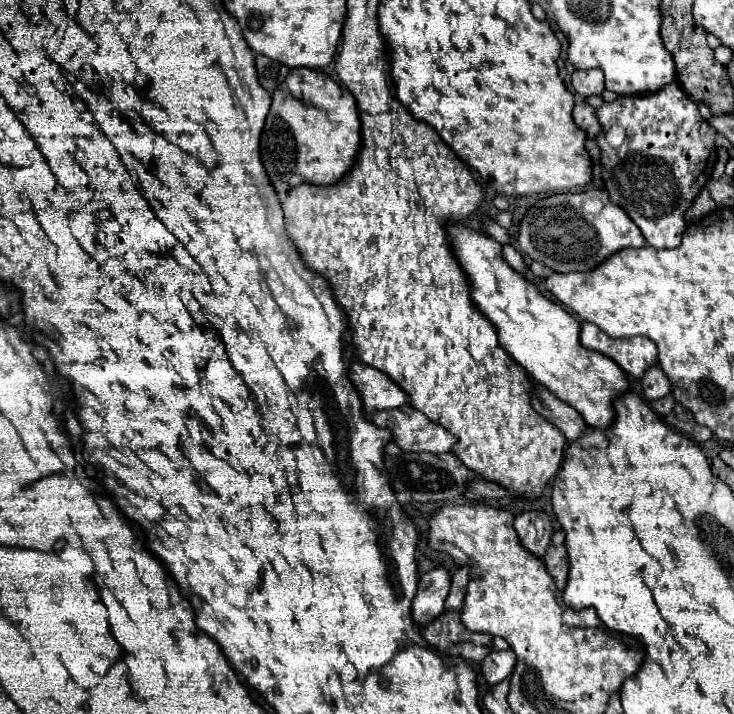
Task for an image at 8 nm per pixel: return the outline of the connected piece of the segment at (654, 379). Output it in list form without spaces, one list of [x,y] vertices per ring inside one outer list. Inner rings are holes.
[[[654,365],[650,367],[644,377],[642,377],[642,389],[644,389],[644,395],[648,401],[652,399],[660,399],[664,395],[670,393],[670,381],[666,377],[666,373],[662,371],[660,365]]]

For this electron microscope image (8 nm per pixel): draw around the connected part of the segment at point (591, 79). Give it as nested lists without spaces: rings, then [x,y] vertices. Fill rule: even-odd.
[[[586,69],[586,71],[574,71],[572,73],[572,85],[576,93],[590,97],[600,95],[604,91],[604,75],[598,69]]]

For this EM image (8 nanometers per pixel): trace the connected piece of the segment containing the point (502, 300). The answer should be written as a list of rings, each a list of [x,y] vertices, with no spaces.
[[[454,227],[454,249],[470,275],[470,283],[474,283],[474,303],[478,303],[494,327],[498,327],[498,341],[502,347],[510,351],[516,363],[520,363],[536,383],[574,407],[588,425],[610,429],[616,417],[614,401],[622,391],[628,391],[626,373],[610,357],[580,345],[580,323],[560,305],[540,295],[536,285],[514,271],[504,261],[498,241],[468,227]]]

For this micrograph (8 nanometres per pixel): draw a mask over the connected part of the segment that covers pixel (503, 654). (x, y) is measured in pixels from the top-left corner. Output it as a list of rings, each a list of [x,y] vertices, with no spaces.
[[[506,649],[506,651],[492,651],[484,661],[482,661],[482,673],[484,679],[490,685],[500,683],[502,679],[510,677],[516,665],[516,653]]]

